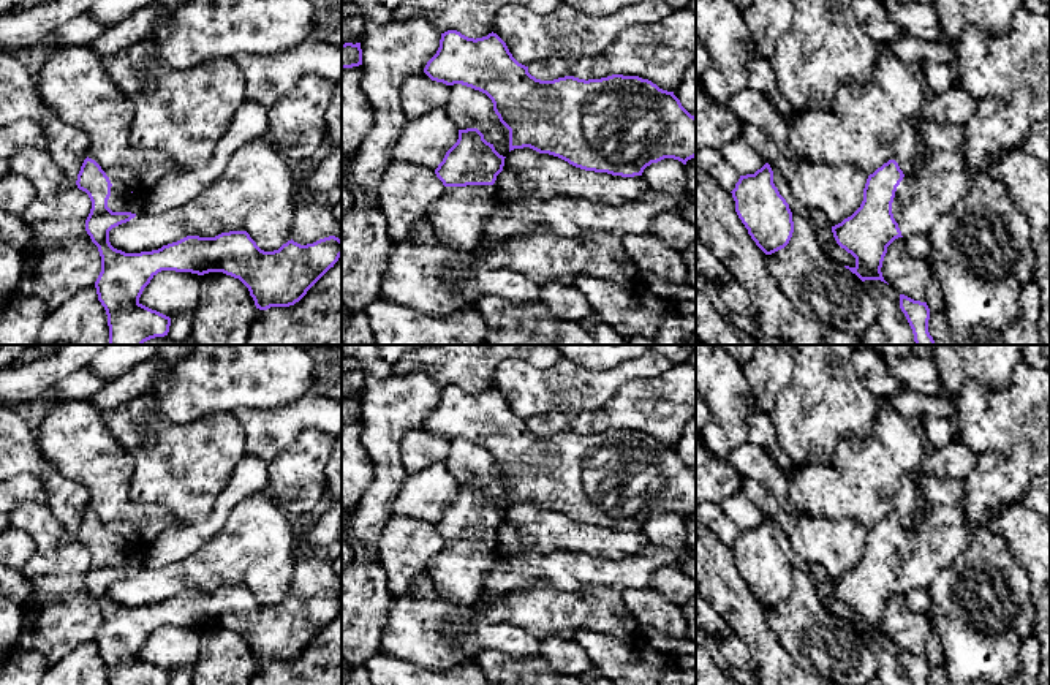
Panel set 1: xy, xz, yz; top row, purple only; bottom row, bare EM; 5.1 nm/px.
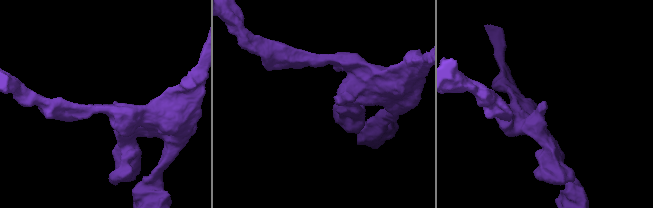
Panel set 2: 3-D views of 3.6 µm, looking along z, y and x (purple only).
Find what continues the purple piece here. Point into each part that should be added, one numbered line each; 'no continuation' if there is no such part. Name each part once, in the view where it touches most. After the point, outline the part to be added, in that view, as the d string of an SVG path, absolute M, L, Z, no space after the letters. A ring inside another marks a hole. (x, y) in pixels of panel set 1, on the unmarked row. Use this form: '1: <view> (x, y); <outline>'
1: yz (943, 533); M961 501L930 505L916 530L897 541L892 568L903 592L927 590L936 574L949 568L968 547L971 528Z

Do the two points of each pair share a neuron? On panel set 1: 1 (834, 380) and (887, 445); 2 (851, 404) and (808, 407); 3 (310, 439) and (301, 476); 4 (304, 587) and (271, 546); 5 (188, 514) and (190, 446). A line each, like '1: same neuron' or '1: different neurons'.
1: different neurons
2: same neuron
3: same neuron
4: different neurons
5: same neuron

